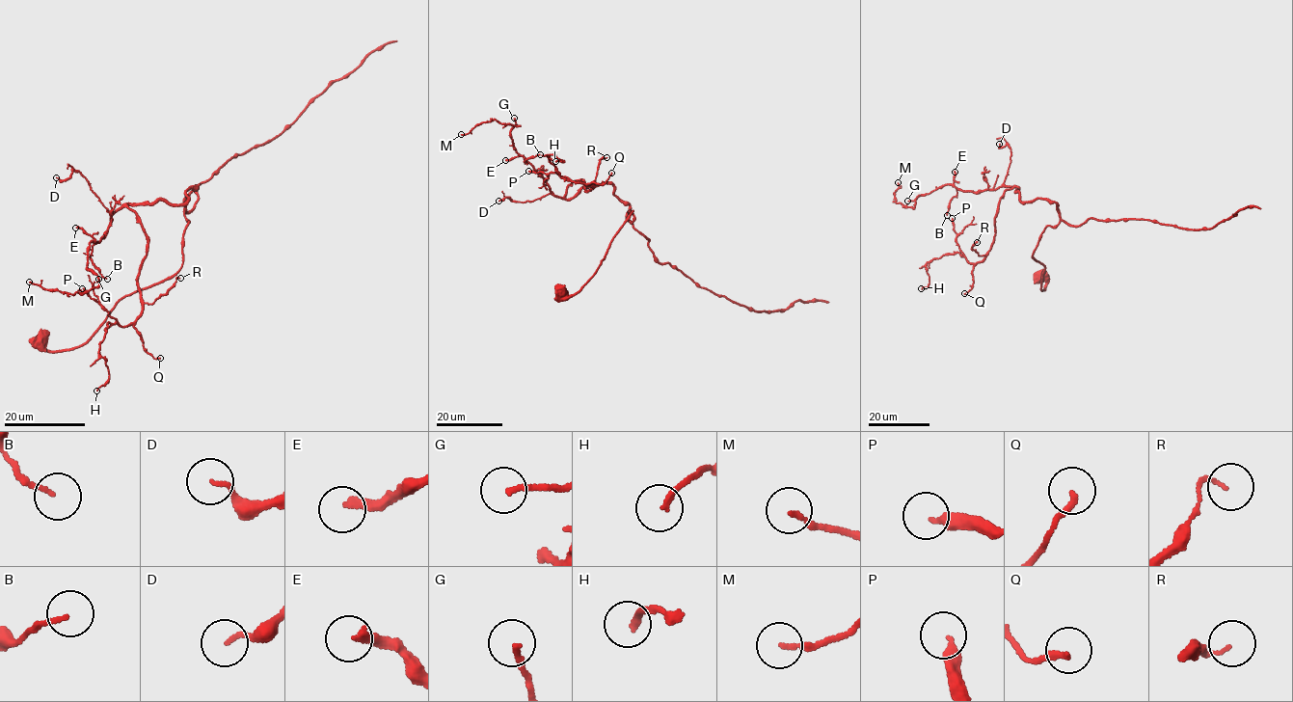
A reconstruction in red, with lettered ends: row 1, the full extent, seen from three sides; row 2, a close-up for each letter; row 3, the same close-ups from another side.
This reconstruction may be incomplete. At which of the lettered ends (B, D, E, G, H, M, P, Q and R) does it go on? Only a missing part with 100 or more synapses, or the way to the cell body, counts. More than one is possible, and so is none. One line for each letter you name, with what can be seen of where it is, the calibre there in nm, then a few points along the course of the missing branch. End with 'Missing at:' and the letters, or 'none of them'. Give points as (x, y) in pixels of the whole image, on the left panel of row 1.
Missing at: none of them

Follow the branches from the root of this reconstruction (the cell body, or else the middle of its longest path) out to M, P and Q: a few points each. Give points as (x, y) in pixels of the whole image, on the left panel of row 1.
M: (40, 342), (82, 345), (176, 272), (198, 186), (116, 210), (90, 244), (97, 286), (29, 282)
P: (40, 342), (82, 345), (176, 272), (198, 186), (126, 205), (147, 240), (133, 322), (82, 288)
Q: (40, 342), (82, 345), (176, 272), (197, 185), (126, 205), (147, 240), (134, 328), (160, 358)

